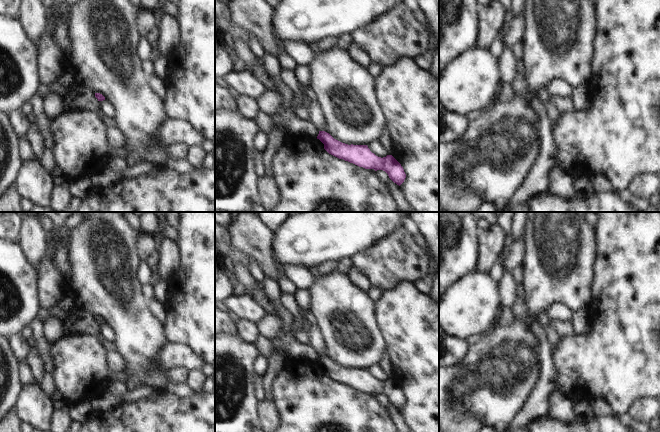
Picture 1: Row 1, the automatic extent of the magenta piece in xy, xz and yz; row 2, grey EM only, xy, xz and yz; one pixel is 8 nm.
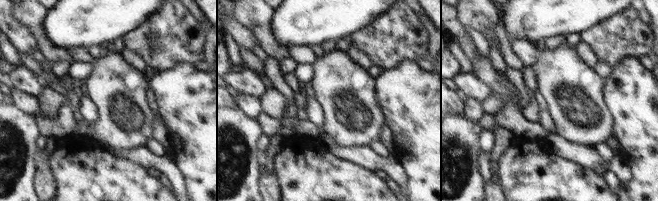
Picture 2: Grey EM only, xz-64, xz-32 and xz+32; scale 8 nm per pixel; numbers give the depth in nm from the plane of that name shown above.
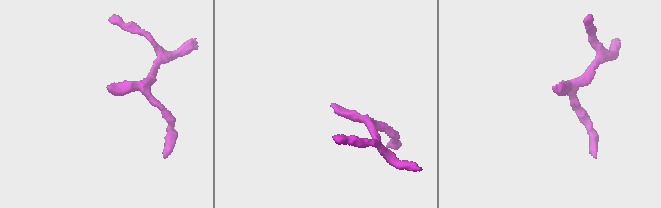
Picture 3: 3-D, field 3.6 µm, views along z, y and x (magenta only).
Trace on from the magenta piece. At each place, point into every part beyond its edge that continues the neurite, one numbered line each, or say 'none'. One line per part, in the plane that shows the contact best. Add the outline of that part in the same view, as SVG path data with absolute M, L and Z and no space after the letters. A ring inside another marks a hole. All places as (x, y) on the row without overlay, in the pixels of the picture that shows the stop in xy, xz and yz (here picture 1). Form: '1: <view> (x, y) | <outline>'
none

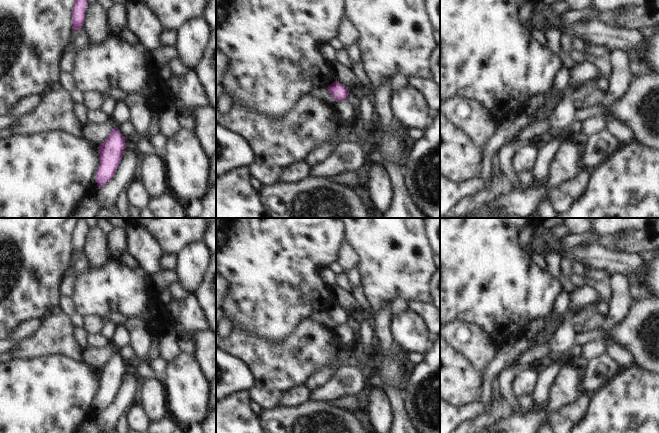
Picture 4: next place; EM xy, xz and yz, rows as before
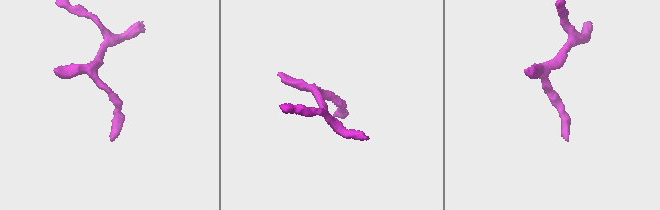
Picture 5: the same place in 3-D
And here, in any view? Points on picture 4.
none

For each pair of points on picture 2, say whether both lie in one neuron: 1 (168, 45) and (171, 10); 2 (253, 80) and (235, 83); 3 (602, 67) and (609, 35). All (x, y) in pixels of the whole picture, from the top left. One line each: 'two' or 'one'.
1: one
2: one
3: two

